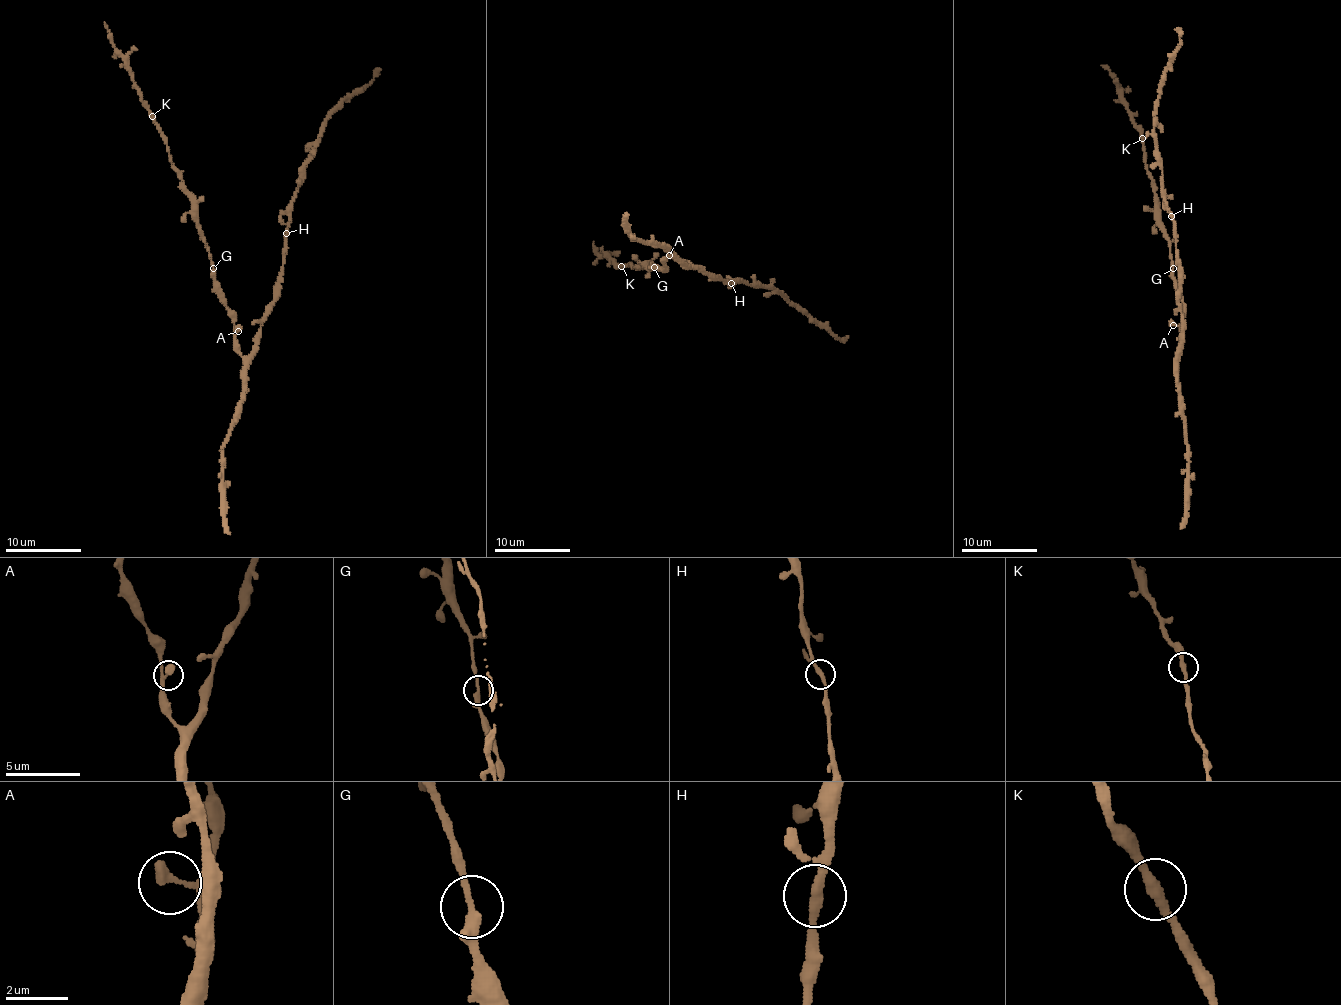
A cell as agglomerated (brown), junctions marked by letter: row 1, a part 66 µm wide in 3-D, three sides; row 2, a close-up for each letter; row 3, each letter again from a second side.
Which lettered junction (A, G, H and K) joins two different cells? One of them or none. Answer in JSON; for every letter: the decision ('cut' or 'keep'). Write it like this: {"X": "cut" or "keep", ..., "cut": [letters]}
{"A": "keep", "G": "keep", "H": "keep", "K": "keep", "cut": []}

